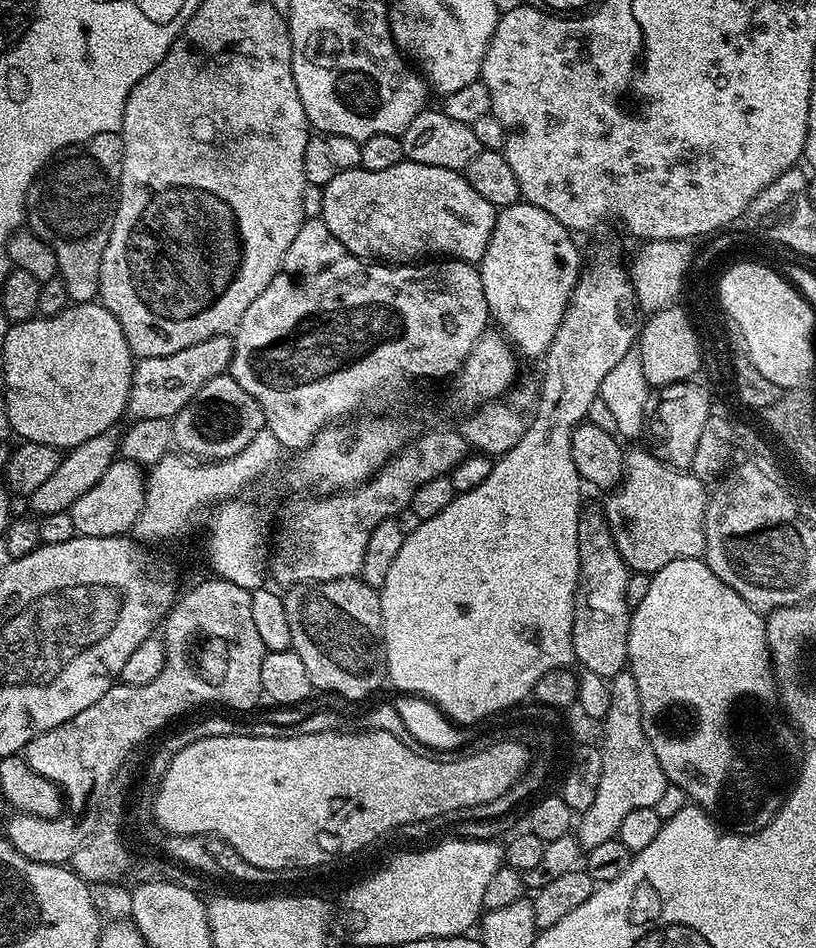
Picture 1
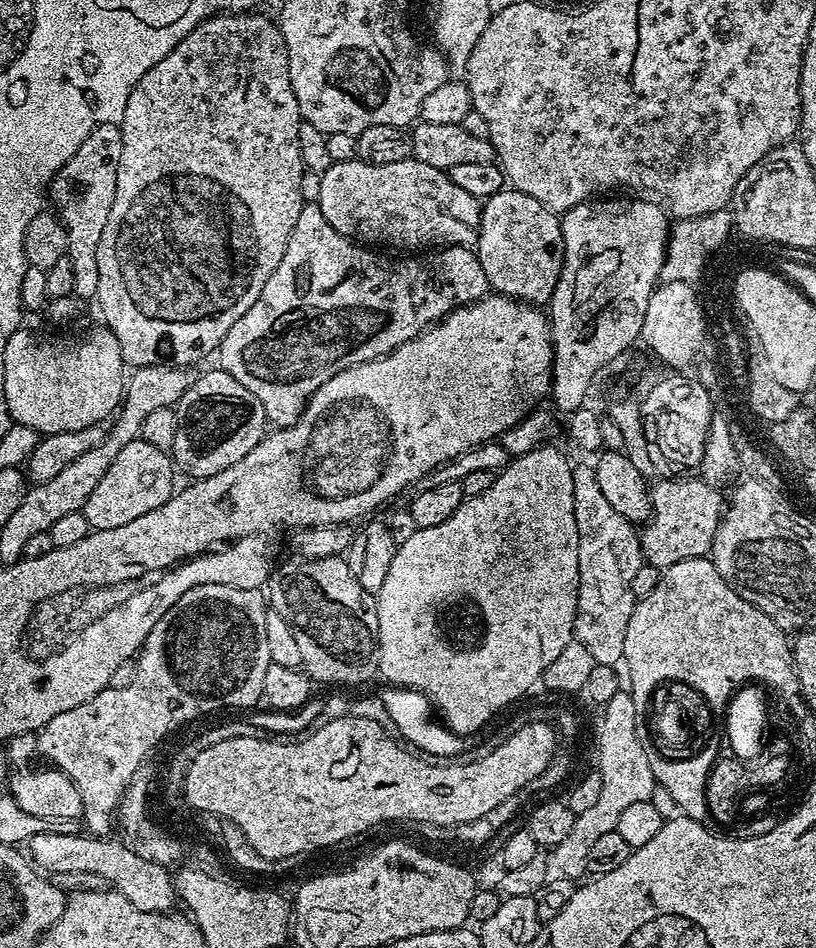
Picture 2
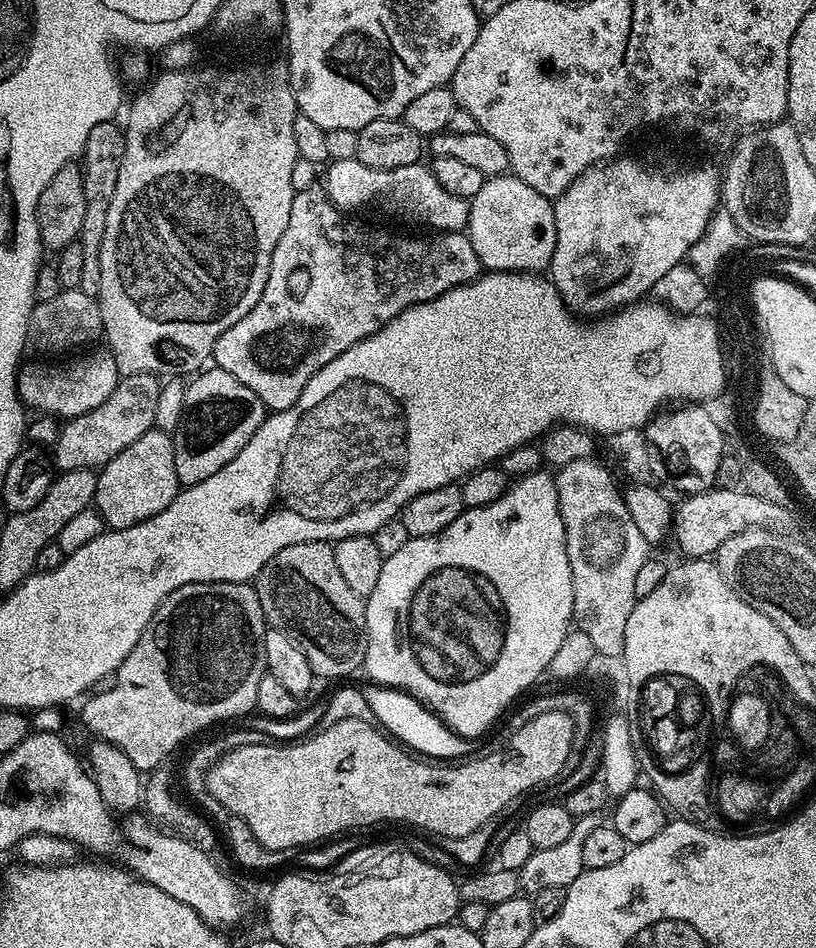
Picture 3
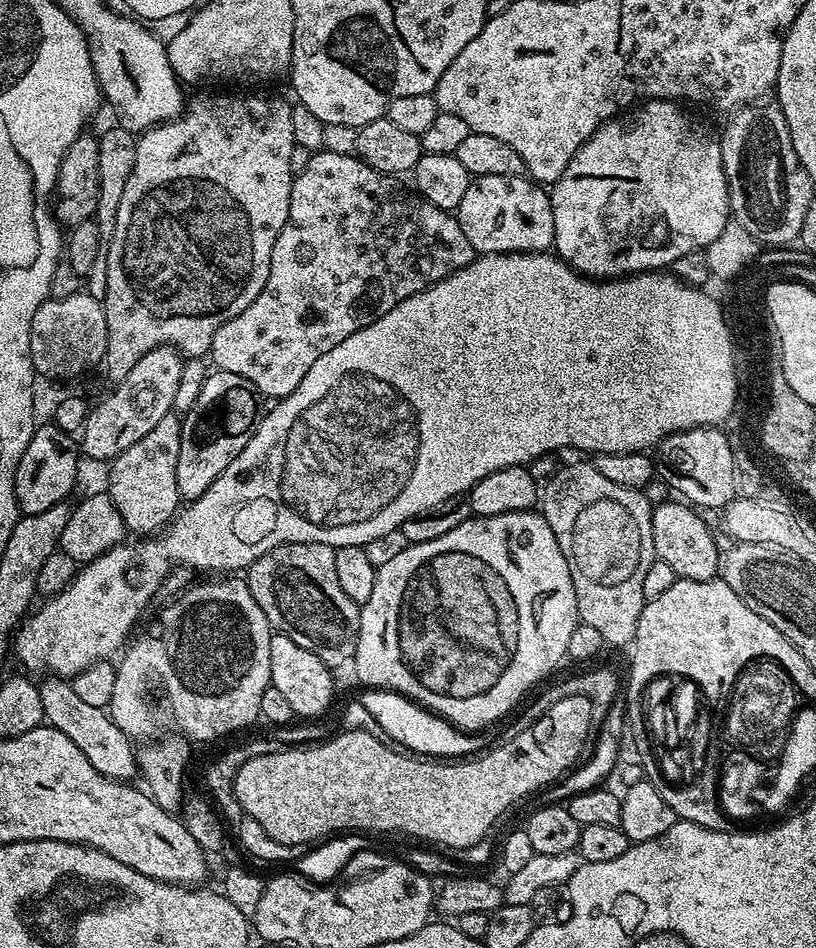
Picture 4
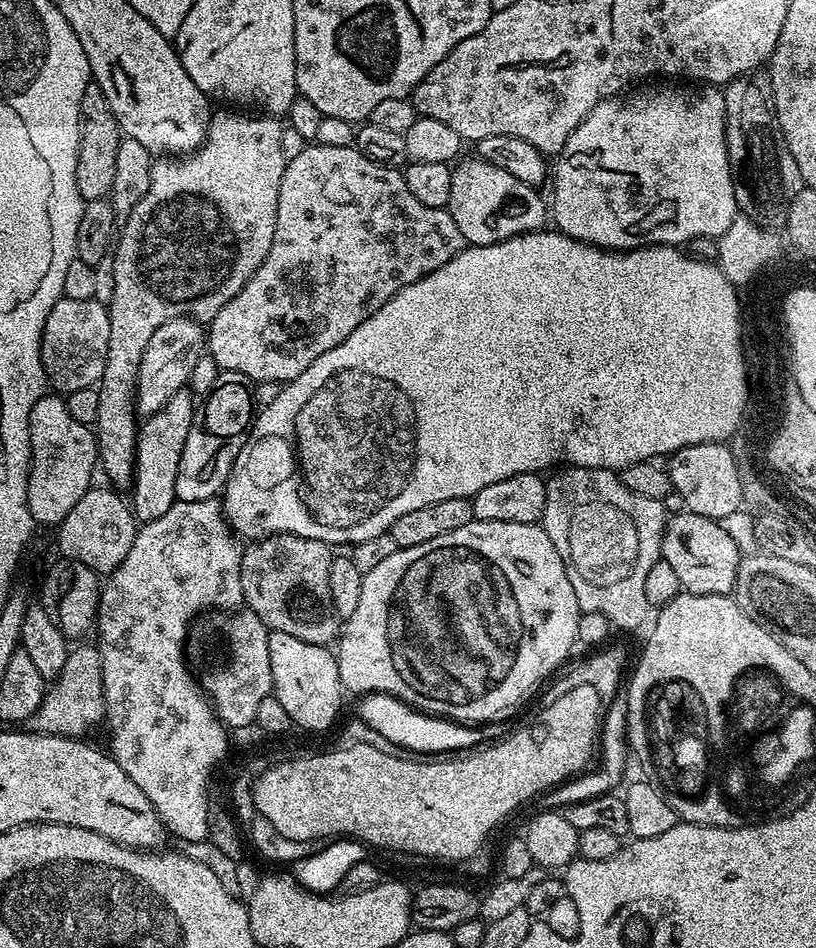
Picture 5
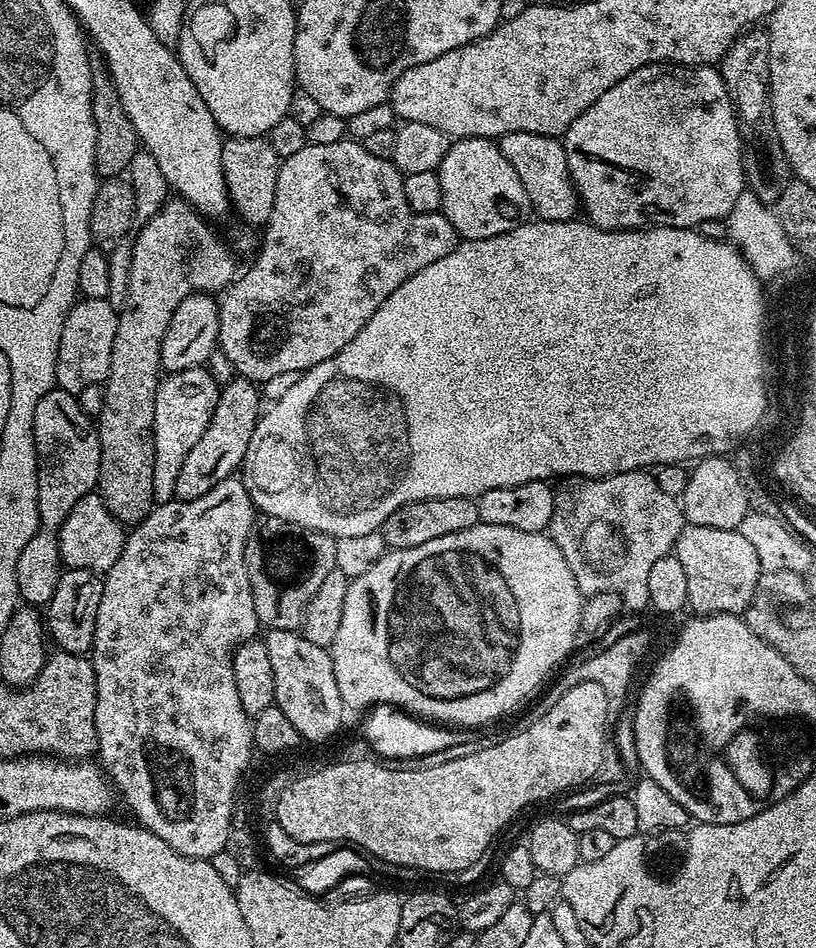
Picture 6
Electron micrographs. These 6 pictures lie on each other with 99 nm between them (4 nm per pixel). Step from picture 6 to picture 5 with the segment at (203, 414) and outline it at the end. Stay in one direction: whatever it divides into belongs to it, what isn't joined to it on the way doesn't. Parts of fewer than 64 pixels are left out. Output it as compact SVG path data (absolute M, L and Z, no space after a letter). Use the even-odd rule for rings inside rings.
M188 390L174 394L157 413L139 425L136 474L132 477L130 489L130 507L137 521L162 518L162 514L166 514L177 501L174 482L178 482L178 462L182 462L182 446L186 446L186 437L190 435L190 426L198 411L197 401L192 398L193 393Z

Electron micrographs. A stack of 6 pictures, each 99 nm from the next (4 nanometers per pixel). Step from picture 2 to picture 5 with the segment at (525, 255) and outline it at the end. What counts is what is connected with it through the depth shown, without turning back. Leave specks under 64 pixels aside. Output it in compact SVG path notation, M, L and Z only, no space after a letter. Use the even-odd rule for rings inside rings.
M479 158L471 159L461 159L452 168L450 202L447 207L458 230L462 230L462 238L469 245L502 242L523 232L539 232L545 227L546 200L539 196L541 193L537 189L526 182L518 182L514 174L506 174L506 170L497 164Z

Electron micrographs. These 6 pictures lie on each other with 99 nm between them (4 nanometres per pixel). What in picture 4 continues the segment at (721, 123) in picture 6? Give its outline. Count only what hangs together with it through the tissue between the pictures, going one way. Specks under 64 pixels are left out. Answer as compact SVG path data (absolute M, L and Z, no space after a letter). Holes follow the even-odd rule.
M644 100L631 113L629 120L613 118L600 125L600 128L582 147L570 158L566 170L551 185L552 213L554 214L554 245L555 255L573 268L581 276L589 278L619 278L635 276L638 272L667 269L678 258L691 252L706 250L722 234L722 230L730 223L728 206L728 183L722 166L722 150L720 136L710 129L703 128L692 116L683 112L681 105L674 100Z

